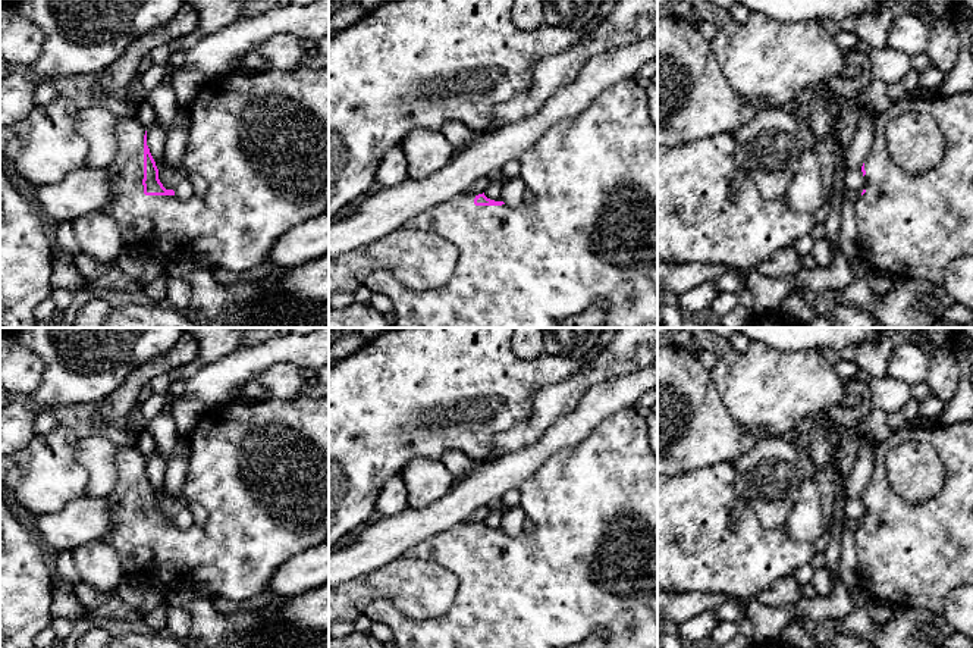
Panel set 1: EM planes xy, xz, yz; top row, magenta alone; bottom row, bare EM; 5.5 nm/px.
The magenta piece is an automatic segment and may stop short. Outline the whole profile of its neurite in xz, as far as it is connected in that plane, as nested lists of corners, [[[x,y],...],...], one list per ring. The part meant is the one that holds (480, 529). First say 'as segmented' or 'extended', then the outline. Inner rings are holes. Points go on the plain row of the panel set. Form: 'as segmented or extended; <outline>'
extended; [[[628,408],[621,410],[606,420],[603,420],[584,441],[577,444],[575,447],[564,448],[552,456],[536,475],[527,479],[520,488],[521,503],[520,507],[525,514],[525,519],[531,520],[536,525],[536,530],[531,533],[525,533],[524,530],[518,532],[517,536],[506,535],[502,529],[490,529],[483,523],[459,523],[448,530],[433,535],[431,538],[408,548],[404,552],[404,557],[417,557],[420,560],[426,560],[429,563],[436,563],[442,567],[446,567],[452,572],[458,579],[459,585],[456,589],[456,595],[451,608],[439,617],[434,619],[423,619],[414,620],[408,616],[404,616],[401,611],[395,610],[387,600],[379,598],[373,601],[365,614],[371,619],[371,622],[380,622],[389,626],[393,632],[393,642],[396,648],[569,648],[578,642],[583,642],[591,638],[597,630],[605,635],[603,648],[657,648],[657,458],[655,457],[649,439],[647,439],[647,422],[637,410]]]

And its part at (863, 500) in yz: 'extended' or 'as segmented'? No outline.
extended

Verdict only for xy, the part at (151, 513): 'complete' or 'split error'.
split error

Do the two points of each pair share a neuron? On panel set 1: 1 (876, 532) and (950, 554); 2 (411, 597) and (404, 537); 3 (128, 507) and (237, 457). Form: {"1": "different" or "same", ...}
{"1": "same", "2": "different", "3": "same"}

